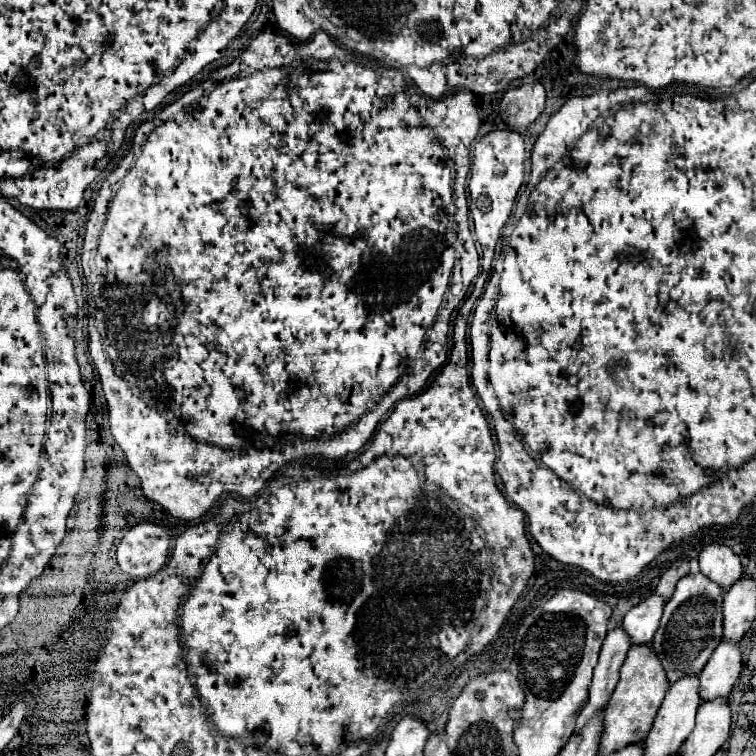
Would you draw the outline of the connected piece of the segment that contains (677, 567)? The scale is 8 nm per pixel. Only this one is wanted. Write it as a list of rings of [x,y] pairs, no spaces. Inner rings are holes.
[[[677,559],[673,561],[673,565],[663,573],[661,581],[659,581],[659,587],[657,587],[657,593],[663,595],[665,599],[669,599],[675,591],[675,585],[677,581],[689,573],[689,559]]]

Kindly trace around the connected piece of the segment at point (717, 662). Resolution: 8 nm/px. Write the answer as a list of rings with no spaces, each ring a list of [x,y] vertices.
[[[721,641],[711,655],[711,661],[703,667],[701,679],[701,699],[717,699],[717,697],[729,697],[735,681],[741,673],[741,649],[739,643],[733,641]]]

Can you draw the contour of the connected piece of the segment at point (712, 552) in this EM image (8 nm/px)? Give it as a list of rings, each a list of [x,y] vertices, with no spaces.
[[[721,543],[705,545],[697,561],[701,573],[707,575],[711,581],[719,583],[721,587],[731,587],[743,575],[739,557],[727,545]]]

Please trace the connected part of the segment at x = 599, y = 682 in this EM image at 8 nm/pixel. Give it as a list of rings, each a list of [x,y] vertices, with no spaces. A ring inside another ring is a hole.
[[[615,625],[607,631],[607,637],[605,637],[601,653],[599,653],[599,661],[593,669],[589,701],[585,703],[583,711],[579,713],[575,731],[579,731],[603,705],[607,705],[607,701],[619,681],[619,669],[625,661],[629,647],[631,647],[631,641],[627,641],[627,633],[623,633],[621,625]]]

